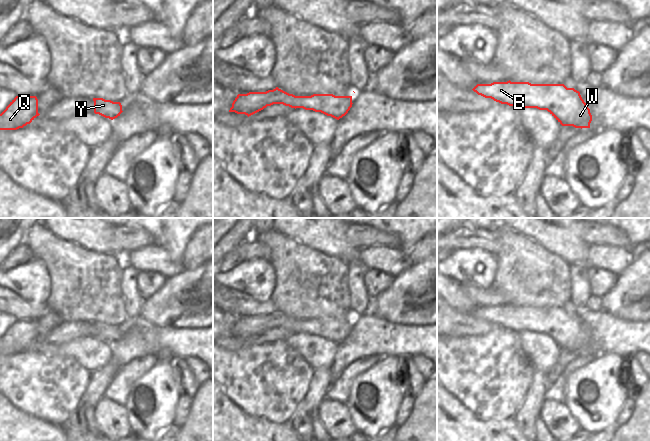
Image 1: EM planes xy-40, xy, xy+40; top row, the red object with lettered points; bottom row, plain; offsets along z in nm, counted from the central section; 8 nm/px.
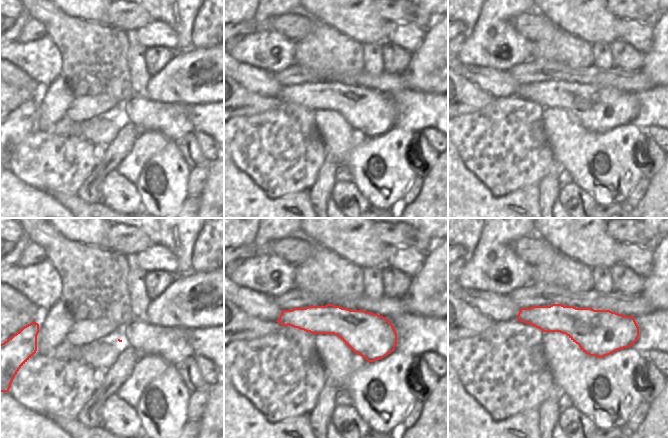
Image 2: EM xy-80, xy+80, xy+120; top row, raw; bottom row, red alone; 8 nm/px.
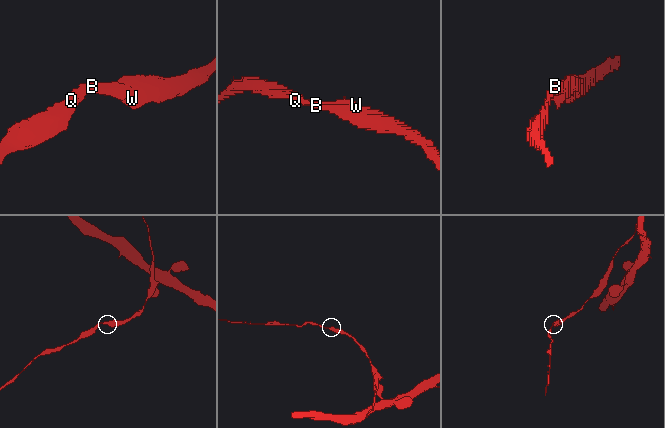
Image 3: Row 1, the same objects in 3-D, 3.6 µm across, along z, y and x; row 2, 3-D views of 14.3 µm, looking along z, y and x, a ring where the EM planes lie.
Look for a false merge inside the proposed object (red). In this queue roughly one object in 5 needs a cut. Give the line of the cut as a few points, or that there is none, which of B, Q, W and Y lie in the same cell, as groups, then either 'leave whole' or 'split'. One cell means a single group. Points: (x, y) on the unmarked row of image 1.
no cut; B Q W Y; leave whole

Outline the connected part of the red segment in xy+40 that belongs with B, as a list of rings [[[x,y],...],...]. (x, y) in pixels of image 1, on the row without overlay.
[[[509,304],[507,306],[477,308],[472,314],[485,322],[491,322],[496,326],[515,332],[547,334],[562,350],[573,350],[581,353],[590,352],[592,339],[580,316],[574,312],[567,312],[564,308],[531,308]]]

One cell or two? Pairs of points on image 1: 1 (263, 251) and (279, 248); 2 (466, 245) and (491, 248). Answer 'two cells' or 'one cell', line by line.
1: two cells
2: one cell

